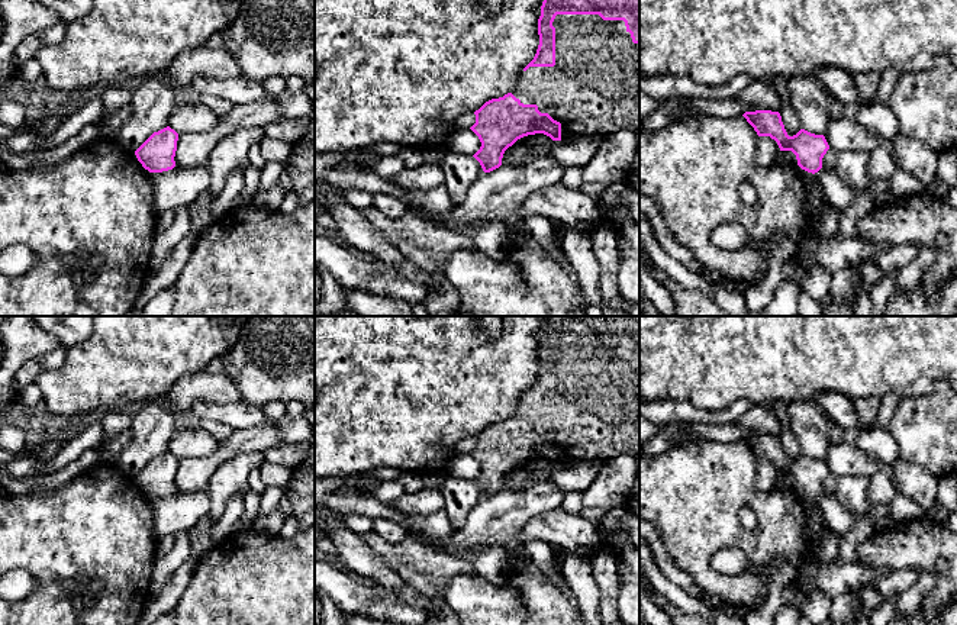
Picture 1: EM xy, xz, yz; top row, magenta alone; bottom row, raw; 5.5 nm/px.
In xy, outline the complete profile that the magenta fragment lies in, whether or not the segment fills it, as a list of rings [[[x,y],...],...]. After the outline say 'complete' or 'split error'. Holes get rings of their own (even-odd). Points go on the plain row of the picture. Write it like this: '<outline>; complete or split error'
[[[170,451],[154,457],[136,476],[135,480],[149,497],[162,497],[175,492],[178,458]]]; complete

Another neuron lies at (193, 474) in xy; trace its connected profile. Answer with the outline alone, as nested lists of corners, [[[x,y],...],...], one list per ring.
[[[306,412],[300,416],[286,413],[276,423],[260,423],[246,429],[236,429],[231,436],[219,441],[218,448],[197,458],[178,458],[175,490],[183,493],[206,490],[216,470],[232,457],[246,451],[261,451],[287,444],[310,442],[315,426]]]

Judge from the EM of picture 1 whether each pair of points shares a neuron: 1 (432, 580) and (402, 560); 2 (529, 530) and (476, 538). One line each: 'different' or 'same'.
1: same
2: different

